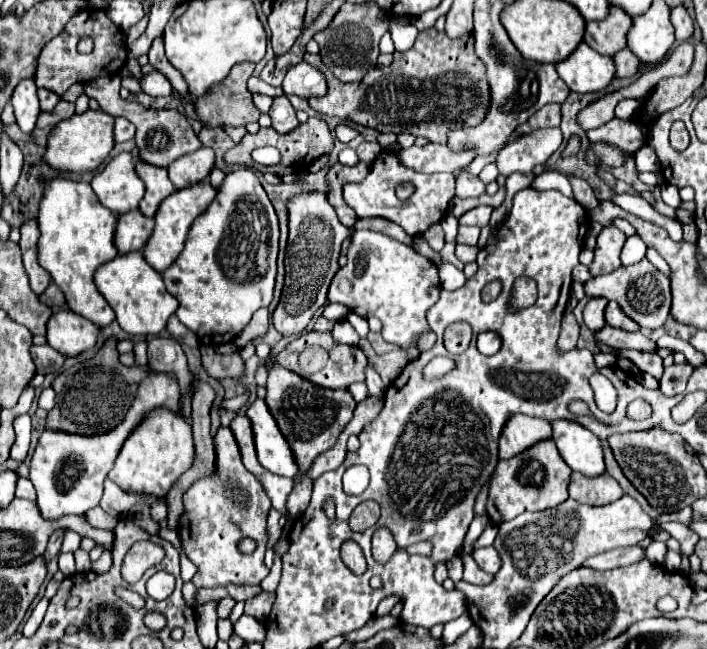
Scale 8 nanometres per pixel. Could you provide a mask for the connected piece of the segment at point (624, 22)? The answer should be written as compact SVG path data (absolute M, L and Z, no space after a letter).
M612 7L610 15L602 21L590 21L586 25L584 41L602 55L616 55L620 49L626 49L628 27L632 27L632 17L620 7Z

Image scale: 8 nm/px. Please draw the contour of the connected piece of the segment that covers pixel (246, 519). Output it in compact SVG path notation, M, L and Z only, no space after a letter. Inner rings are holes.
M220 427L216 433L216 473L212 477L196 481L184 495L184 515L180 519L180 537L186 555L196 565L196 575L192 583L196 587L218 587L218 585L260 585L262 579L268 575L268 569L264 567L264 551L266 551L266 517L270 511L268 495L264 493L264 487L248 469L244 469L244 463L240 461L240 449L236 449L236 439L232 437L232 429ZM250 537L256 541L256 551L252 555L242 555L238 551L238 543Z

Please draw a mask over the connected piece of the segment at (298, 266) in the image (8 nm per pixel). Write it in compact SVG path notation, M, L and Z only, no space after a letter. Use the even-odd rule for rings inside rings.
M302 193L288 201L290 213L290 237L286 247L286 283L282 291L282 299L272 315L272 323L278 333L286 335L300 335L312 315L326 303L326 293L332 277L340 269L338 257L342 241L352 235L352 229L344 227L334 207L322 193Z

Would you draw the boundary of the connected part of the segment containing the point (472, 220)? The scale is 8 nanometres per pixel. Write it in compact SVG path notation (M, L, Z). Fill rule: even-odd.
M478 205L470 211L466 211L462 217L460 217L460 225L476 225L476 227L486 227L488 221L490 221L490 215L492 215L494 207L490 205Z

